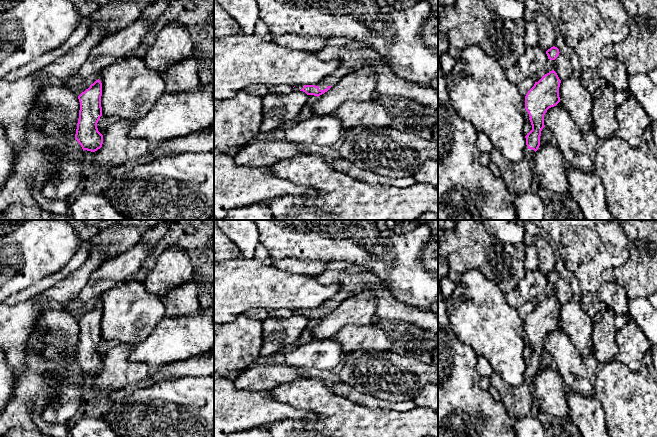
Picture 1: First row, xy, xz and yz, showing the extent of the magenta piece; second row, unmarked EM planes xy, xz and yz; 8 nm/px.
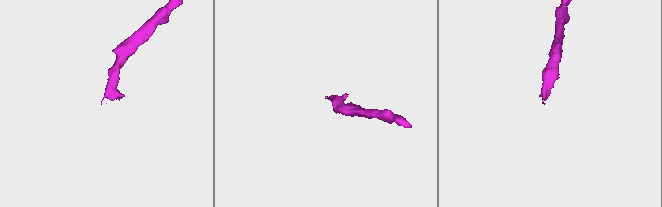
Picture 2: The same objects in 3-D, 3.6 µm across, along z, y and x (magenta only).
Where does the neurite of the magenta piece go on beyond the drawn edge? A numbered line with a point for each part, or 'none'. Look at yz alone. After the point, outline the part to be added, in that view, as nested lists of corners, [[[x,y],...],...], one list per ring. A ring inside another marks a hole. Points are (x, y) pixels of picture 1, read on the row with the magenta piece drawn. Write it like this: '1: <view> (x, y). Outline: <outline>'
1: yz (518, 176). Outline: [[[493,146],[490,159],[499,168],[511,193],[521,195],[531,191],[531,182],[534,176],[530,163],[534,155],[534,150],[526,149],[525,156],[520,162],[512,162],[502,155],[499,148]]]

